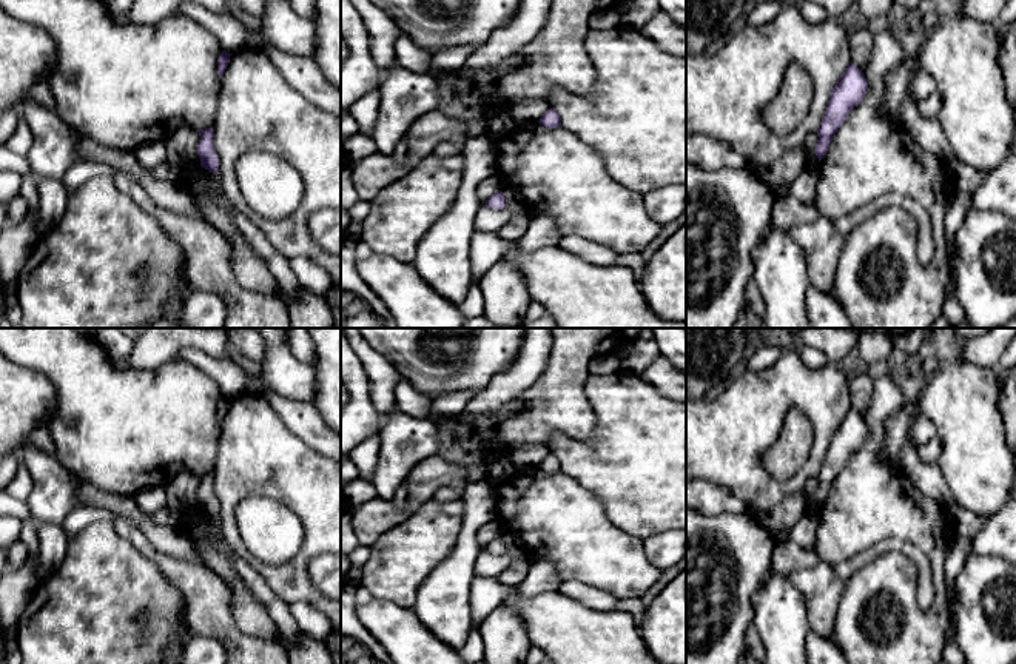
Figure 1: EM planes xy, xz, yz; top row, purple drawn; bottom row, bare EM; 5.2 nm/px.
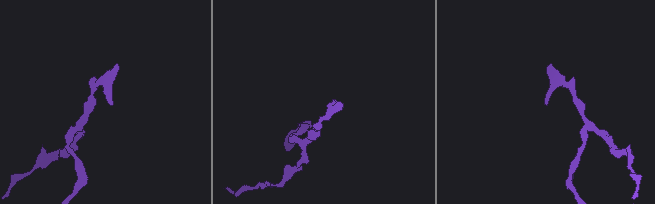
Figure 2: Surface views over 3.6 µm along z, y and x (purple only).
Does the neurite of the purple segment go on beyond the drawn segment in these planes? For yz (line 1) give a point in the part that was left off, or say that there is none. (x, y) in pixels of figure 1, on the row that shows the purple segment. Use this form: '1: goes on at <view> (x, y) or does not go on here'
1: does not go on here

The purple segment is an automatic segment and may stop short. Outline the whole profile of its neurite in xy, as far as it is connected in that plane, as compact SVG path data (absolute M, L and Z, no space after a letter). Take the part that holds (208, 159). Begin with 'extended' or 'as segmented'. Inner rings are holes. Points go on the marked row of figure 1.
as segmented; M205 128L205 129L197 129L197 132L200 136L200 140L197 143L200 166L208 169L210 173L217 173L219 159L213 145L214 131L213 128Z

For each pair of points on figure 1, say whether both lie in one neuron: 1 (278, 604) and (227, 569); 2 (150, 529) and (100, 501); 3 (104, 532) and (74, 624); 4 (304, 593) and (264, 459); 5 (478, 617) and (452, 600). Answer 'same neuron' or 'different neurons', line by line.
1: different neurons
2: same neuron
3: same neuron
4: same neuron
5: different neurons

